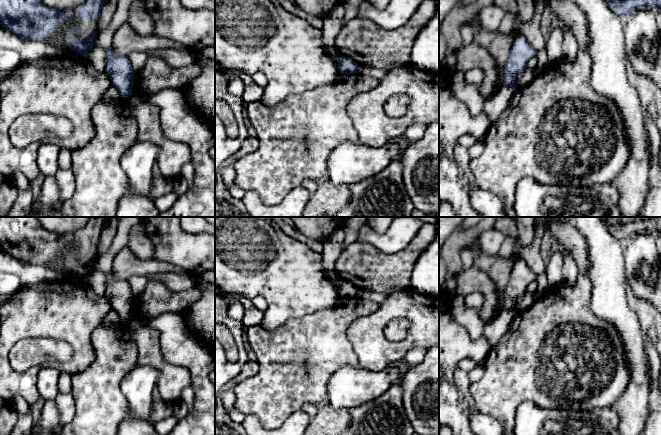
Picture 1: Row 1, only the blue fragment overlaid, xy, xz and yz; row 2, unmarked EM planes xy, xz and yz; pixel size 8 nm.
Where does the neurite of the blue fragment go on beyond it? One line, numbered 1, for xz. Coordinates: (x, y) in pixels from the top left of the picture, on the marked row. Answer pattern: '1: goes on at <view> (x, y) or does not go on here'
1: does not go on here

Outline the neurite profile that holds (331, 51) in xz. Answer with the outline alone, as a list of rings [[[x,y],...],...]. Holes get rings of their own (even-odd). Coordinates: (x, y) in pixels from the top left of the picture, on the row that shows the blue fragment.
[[[334,46],[326,47],[325,52],[332,59],[335,65],[338,67],[338,63],[342,55],[336,50],[336,48]]]

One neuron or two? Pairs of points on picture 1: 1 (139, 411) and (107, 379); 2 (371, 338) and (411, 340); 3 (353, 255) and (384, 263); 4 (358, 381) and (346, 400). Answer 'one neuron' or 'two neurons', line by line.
1: two neurons
2: one neuron
3: one neuron
4: one neuron

